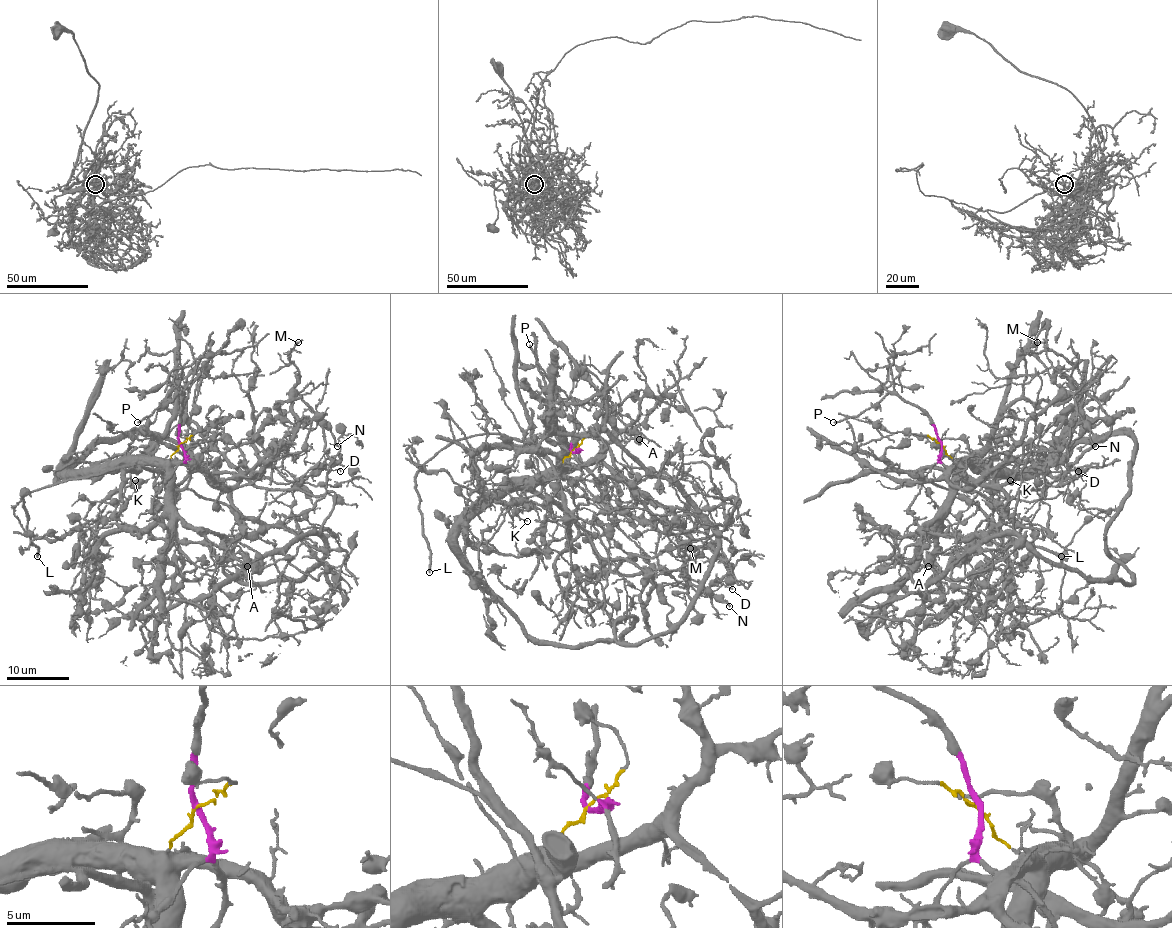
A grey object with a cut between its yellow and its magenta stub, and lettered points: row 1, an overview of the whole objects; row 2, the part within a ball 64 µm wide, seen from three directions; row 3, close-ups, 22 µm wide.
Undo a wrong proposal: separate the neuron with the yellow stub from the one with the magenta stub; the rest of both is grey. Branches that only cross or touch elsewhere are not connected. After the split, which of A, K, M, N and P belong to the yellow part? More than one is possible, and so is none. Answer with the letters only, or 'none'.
A, K, M, N

